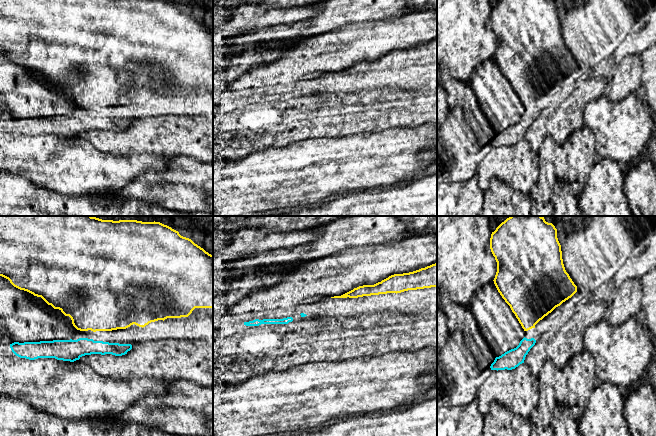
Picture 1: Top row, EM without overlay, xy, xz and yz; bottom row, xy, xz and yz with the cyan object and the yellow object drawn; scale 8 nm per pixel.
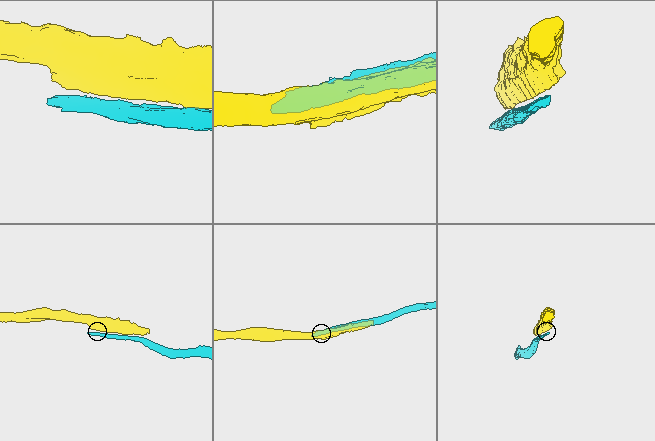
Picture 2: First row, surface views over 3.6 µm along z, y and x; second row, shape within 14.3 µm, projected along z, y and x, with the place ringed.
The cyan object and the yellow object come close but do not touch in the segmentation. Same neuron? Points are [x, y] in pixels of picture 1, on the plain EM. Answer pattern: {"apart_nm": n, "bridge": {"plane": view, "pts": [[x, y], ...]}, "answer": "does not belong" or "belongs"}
{"apart_nm": 60, "bridge": {"plane": "yz", "pts": [[524, 113], [524, 106]]}, "answer": "does not belong"}

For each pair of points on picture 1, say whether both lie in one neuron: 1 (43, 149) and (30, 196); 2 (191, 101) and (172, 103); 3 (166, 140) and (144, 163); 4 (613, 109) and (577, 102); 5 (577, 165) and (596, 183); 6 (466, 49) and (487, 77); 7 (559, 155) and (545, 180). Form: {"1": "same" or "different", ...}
{"1": "different", "2": "same", "3": "different", "4": "different", "5": "different", "6": "different", "7": "same"}

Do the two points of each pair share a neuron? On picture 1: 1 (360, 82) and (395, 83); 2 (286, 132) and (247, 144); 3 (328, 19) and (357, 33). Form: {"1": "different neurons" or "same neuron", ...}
{"1": "same neuron", "2": "same neuron", "3": "different neurons"}

